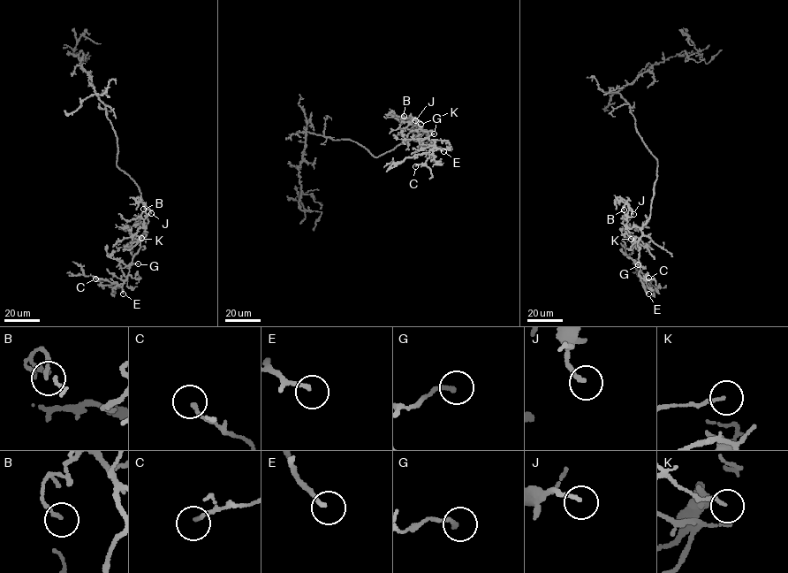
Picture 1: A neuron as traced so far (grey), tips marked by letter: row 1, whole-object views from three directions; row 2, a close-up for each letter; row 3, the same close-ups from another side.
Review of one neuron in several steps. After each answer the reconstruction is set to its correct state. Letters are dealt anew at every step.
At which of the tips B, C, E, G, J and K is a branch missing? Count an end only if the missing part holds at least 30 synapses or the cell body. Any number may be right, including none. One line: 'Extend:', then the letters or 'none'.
Extend: E

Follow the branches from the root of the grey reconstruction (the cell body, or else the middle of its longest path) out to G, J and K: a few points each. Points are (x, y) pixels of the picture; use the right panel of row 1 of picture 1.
G: (650, 152), (657, 161), (657, 176), (650, 217), (642, 225), (642, 235), (638, 240), (638, 264)
J: (650, 152), (658, 166), (650, 217), (641, 228), (634, 225), (629, 228), (625, 225), (629, 207), (633, 214)
K: (650, 152), (658, 166), (650, 217), (641, 228), (634, 225), (626, 228), (631, 239)

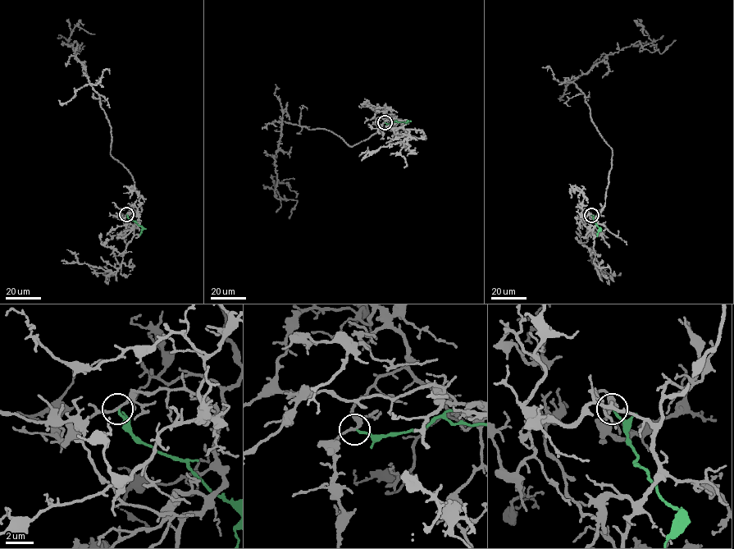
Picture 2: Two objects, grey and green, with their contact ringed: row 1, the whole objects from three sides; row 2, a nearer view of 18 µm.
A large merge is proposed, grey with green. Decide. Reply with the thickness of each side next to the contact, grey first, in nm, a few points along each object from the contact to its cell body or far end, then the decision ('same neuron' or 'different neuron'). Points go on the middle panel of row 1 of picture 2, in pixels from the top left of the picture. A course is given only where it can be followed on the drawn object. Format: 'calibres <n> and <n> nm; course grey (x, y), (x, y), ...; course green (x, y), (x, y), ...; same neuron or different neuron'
calibres 180 and 150 nm; course grey (385, 122), (398, 122), (352, 147), (325, 129), (282, 121), (275, 196), (275, 185), (294, 179); course green (385, 122), (408, 121); different neuron

